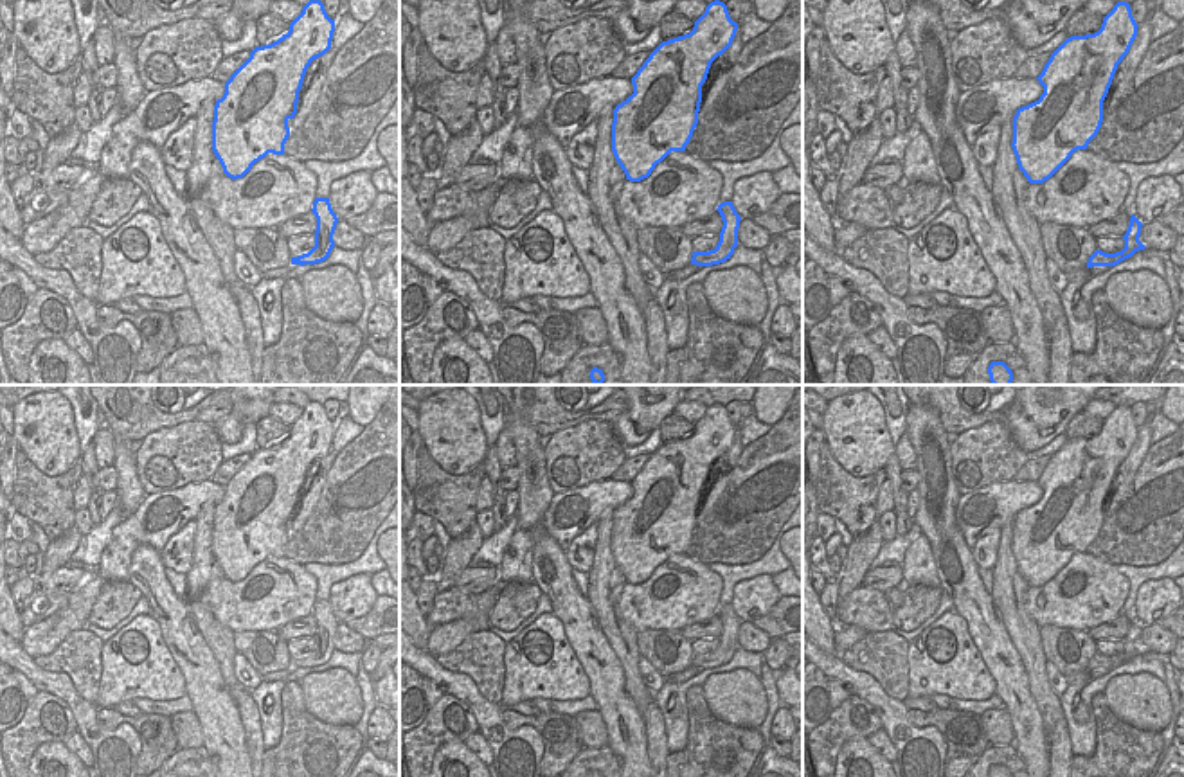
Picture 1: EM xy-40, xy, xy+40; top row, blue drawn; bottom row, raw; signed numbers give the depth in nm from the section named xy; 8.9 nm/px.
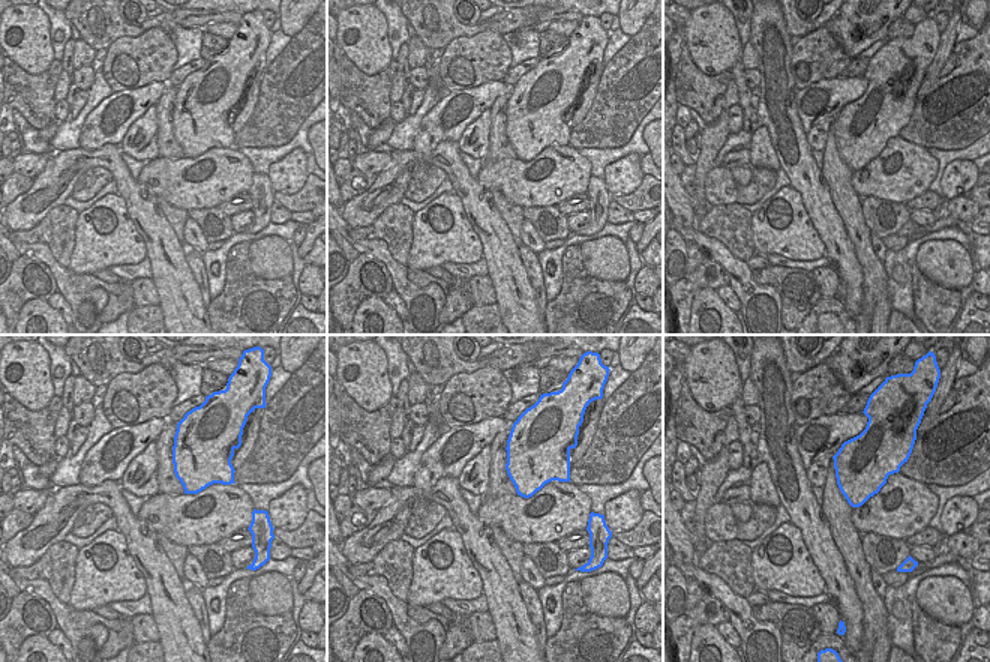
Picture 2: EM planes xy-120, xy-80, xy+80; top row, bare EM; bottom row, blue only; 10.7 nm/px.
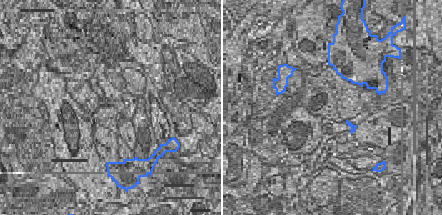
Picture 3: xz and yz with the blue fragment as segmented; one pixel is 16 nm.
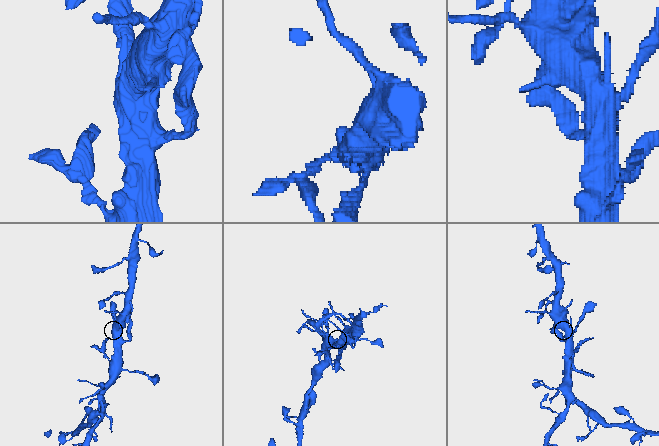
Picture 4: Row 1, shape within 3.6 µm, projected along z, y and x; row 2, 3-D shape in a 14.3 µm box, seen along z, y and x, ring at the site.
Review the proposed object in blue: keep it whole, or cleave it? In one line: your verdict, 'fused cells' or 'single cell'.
single cell

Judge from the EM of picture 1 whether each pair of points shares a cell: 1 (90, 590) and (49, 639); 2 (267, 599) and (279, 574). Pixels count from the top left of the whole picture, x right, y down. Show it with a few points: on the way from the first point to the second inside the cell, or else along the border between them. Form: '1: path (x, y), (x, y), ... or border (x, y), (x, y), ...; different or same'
1: path (80, 603), (60, 626); same
2: path (272, 594), (278, 589), (278, 580); same

